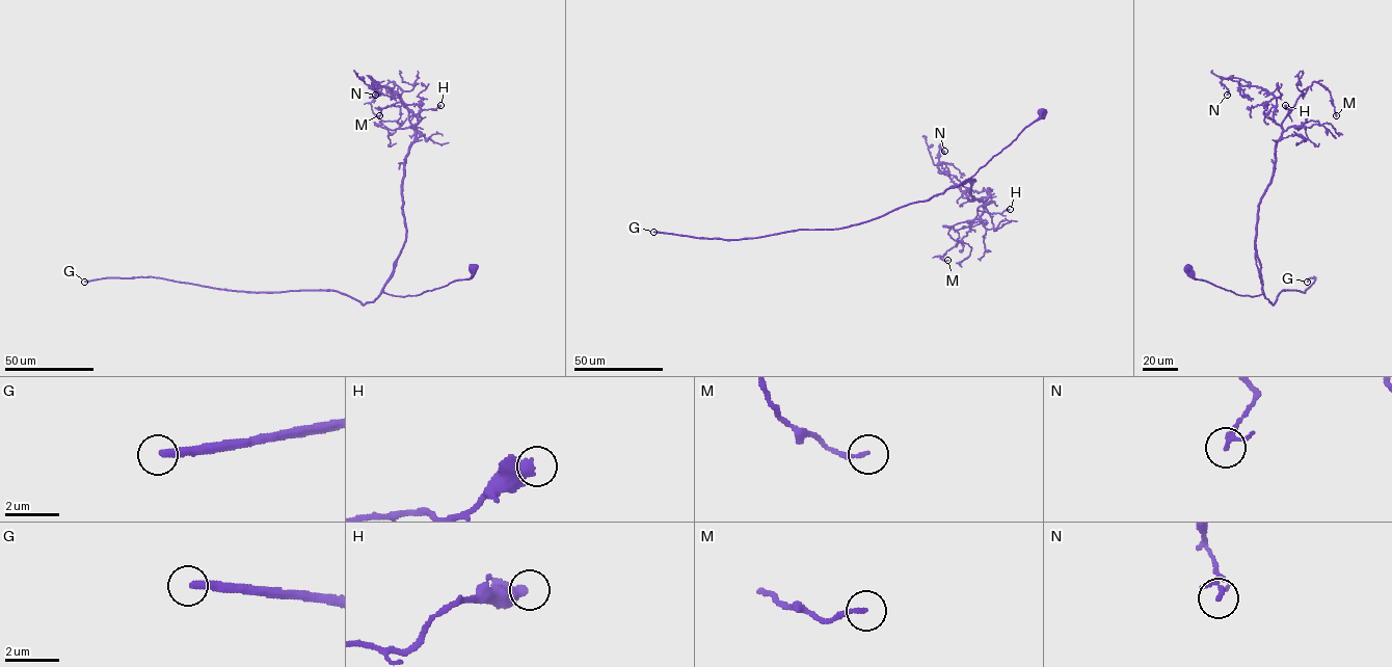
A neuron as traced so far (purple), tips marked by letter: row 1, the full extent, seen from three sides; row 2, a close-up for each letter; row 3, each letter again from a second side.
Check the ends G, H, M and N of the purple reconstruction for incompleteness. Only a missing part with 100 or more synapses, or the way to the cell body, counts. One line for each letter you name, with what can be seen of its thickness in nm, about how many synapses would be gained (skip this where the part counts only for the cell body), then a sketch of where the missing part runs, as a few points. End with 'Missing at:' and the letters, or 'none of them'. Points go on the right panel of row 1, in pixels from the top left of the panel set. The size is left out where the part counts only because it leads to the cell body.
G: 300 nm | 450 syn | (1307, 282), (1294, 291), (1267, 286), (1235, 247), (1238, 140), (1209, 98), (1218, 74), (1208, 67), (1242, 79)
Missing at: G

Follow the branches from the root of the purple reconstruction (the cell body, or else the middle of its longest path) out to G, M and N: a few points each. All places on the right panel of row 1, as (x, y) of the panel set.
G: (1187, 268), (1193, 277), (1241, 295), (1262, 292), (1273, 304), (1282, 290), (1305, 292), (1315, 277), (1307, 282)
M: (1187, 268), (1193, 277), (1241, 295), (1263, 292), (1257, 214), (1281, 124), (1313, 81), (1330, 91), (1336, 115)
N: (1187, 268), (1241, 295), (1263, 292), (1257, 214), (1282, 129), (1272, 94), (1226, 77), (1227, 95)

